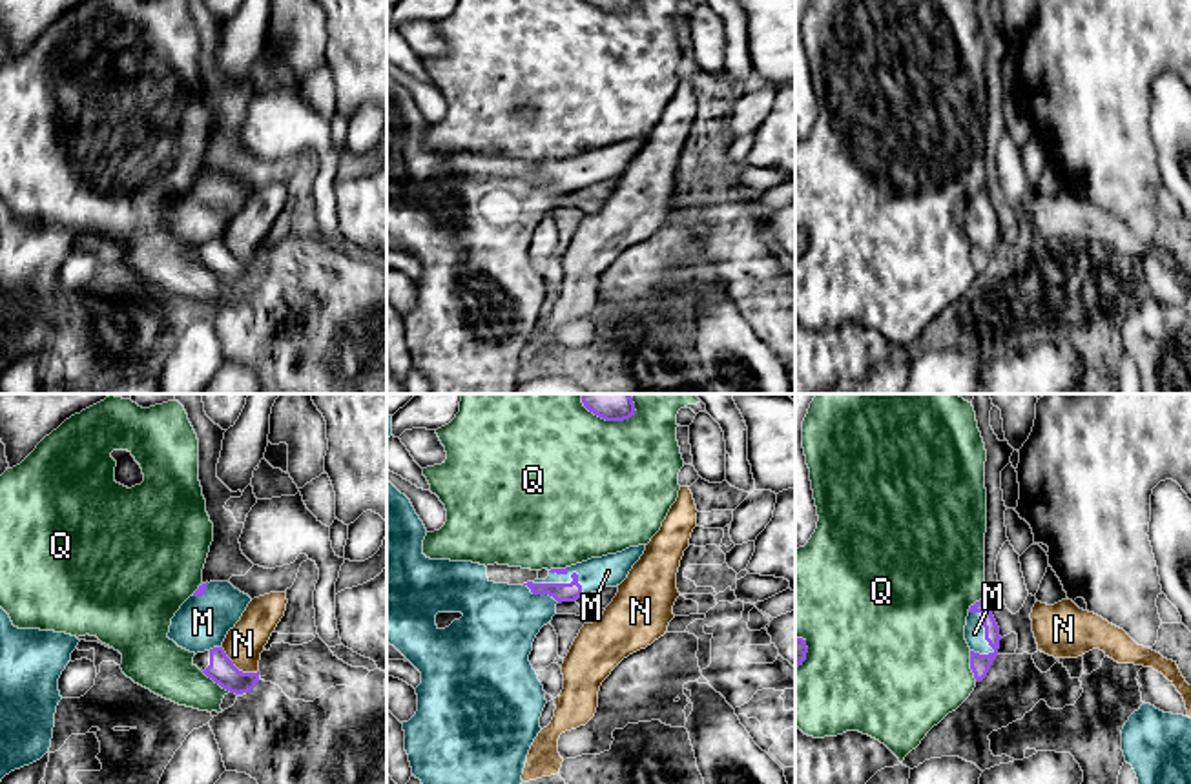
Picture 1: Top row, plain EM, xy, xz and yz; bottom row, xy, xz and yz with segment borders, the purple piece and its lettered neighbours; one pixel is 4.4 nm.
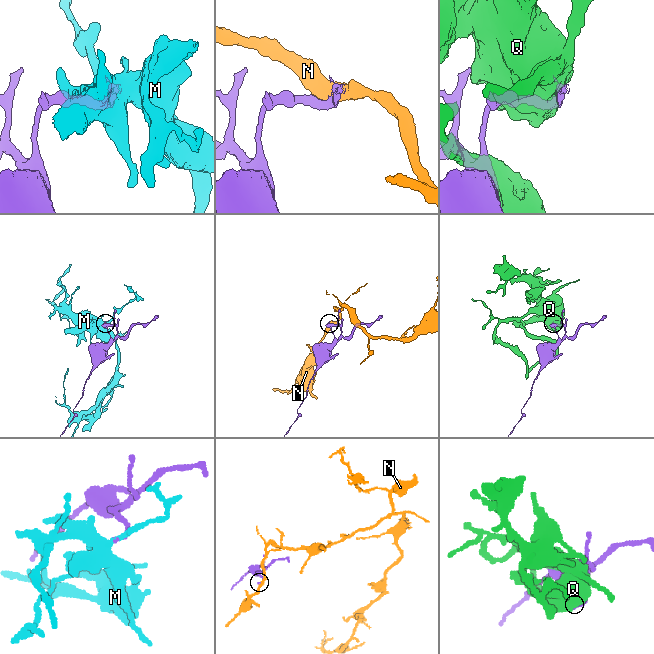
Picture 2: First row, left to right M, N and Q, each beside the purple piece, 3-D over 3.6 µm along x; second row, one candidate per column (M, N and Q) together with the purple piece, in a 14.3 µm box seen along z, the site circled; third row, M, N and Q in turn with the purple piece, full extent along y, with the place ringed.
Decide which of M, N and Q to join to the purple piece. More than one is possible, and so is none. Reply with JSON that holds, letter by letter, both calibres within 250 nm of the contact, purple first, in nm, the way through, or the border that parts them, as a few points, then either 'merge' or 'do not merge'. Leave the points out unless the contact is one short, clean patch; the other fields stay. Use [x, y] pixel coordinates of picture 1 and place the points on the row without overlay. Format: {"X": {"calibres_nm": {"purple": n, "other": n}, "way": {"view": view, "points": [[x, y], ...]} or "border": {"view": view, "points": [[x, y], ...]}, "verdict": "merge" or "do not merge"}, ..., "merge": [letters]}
{"M": {"calibres_nm": {"purple": 80, "other": 140}, "verdict": "merge"}, "N": {"calibres_nm": {"purple": 120, "other": 170}, "verdict": "do not merge"}, "Q": {"calibres_nm": {"purple": 120, "other": 240}, "verdict": "do not merge"}, "merge": ["M"]}

